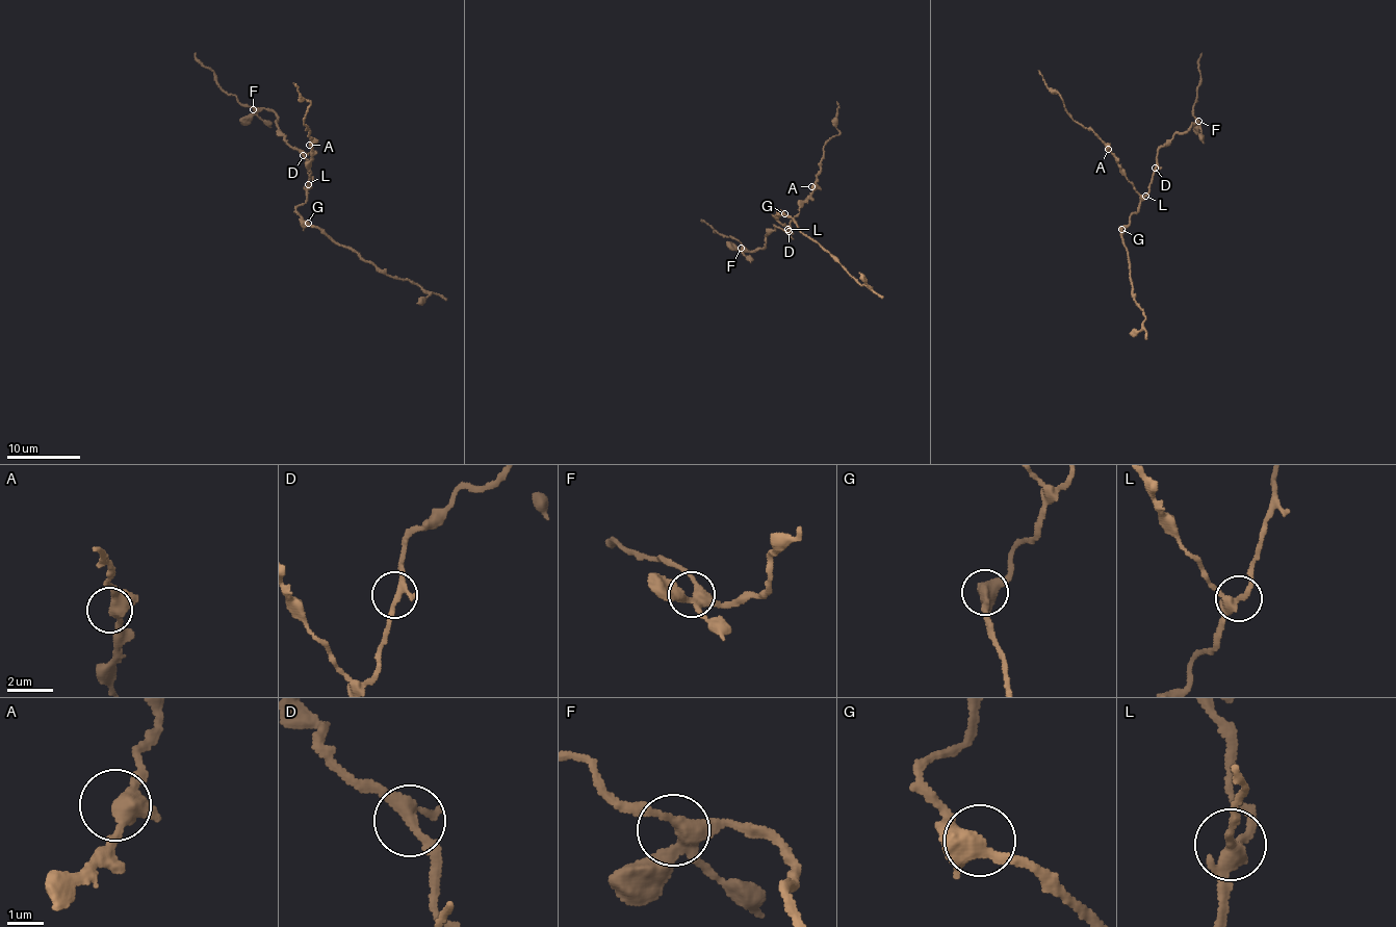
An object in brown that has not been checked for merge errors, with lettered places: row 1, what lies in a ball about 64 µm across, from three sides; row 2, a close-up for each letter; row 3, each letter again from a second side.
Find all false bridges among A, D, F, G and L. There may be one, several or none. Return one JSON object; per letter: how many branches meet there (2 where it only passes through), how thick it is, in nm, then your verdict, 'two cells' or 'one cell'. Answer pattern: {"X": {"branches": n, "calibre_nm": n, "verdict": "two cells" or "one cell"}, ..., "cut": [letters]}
{"A": {"branches": 3, "calibre_nm": 360, "verdict": "one cell"}, "D": {"branches": 3, "calibre_nm": 240, "verdict": "one cell"}, "F": {"branches": 4, "calibre_nm": 320, "verdict": "one cell"}, "G": {"branches": 3, "calibre_nm": 400, "verdict": "one cell"}, "L": {"branches": 4, "calibre_nm": 280, "verdict": "one cell"}, "cut": []}

